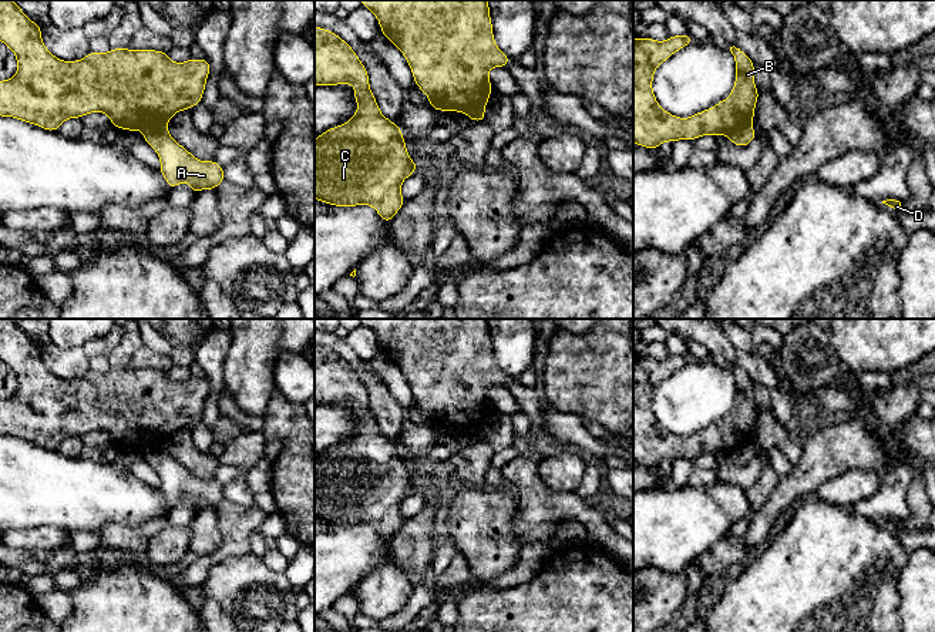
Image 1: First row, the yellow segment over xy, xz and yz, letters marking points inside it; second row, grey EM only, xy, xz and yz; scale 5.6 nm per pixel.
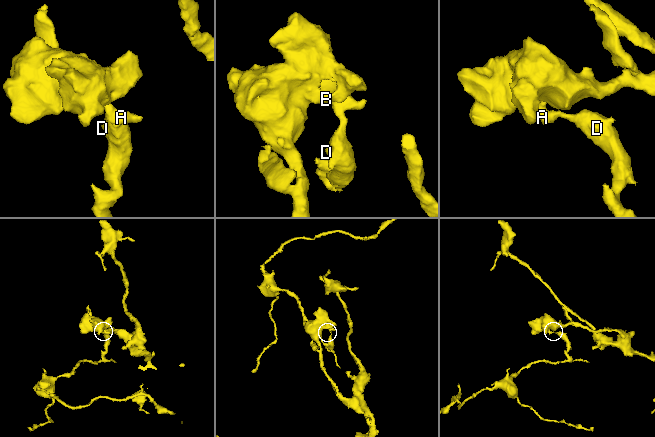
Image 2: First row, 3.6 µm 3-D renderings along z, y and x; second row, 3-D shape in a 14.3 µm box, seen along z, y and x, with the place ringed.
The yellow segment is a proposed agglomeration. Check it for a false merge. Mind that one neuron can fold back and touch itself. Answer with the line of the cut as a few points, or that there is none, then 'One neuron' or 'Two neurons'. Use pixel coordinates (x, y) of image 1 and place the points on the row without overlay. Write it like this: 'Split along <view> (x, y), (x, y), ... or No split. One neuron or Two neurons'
Split along yz (750, 441), (735, 447), (727, 454). Two neurons

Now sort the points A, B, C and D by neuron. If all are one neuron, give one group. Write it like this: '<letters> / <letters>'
A D / B C

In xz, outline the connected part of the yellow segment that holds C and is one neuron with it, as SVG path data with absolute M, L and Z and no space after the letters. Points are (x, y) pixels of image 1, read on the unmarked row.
M315 344L315 404L339 403L350 403L354 406L357 430L346 443L336 444L315 458L315 518L333 525L370 524L377 530L379 535L389 542L406 521L400 511L403 500L418 487L408 474L400 444L380 431L370 409L367 389L352 369L352 364L333 350Z

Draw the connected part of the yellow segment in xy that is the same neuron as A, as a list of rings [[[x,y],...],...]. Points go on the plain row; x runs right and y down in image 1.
[[[149,446],[142,455],[159,475],[159,490],[169,504],[175,507],[181,501],[188,501],[192,511],[202,508],[216,508],[225,500],[223,487],[213,480],[201,480],[195,477],[186,467],[179,464],[164,446]]]

